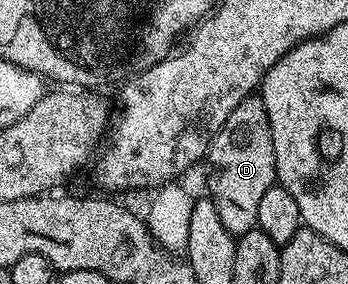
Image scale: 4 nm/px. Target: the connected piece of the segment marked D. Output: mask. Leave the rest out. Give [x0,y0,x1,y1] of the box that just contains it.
[207,95,277,235]

